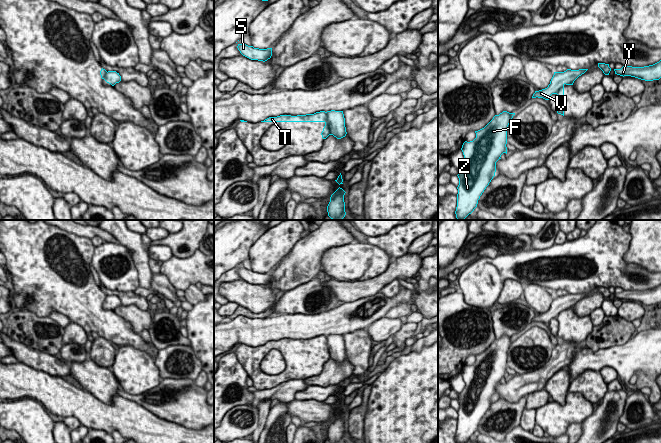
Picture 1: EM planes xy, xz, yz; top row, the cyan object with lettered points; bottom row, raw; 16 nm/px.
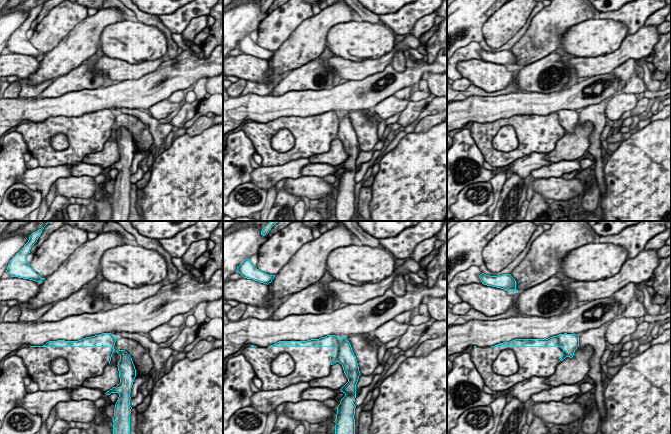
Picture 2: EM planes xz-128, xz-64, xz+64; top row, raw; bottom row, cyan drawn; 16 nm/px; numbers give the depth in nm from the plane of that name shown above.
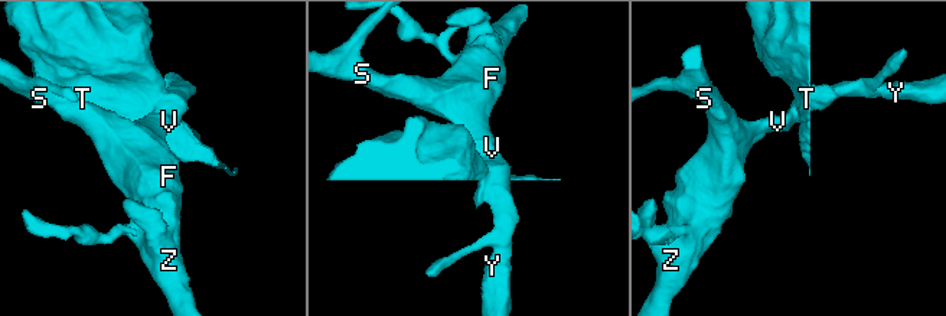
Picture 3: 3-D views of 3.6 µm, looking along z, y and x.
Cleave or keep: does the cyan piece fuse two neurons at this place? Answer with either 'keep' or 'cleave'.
keep

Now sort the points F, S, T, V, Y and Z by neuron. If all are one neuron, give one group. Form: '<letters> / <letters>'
F S T V Y Z

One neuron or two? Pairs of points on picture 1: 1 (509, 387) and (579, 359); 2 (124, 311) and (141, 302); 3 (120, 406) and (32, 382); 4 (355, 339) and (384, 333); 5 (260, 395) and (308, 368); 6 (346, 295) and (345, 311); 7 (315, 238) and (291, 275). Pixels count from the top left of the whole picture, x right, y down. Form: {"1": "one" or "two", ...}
{"1": "two", "2": "two", "3": "one", "4": "two", "5": "two", "6": "two", "7": "one"}

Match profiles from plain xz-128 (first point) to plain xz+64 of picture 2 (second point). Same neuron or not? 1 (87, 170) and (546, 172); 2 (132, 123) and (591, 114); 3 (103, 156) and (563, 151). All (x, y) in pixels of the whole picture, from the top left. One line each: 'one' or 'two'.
1: one
2: one
3: one

